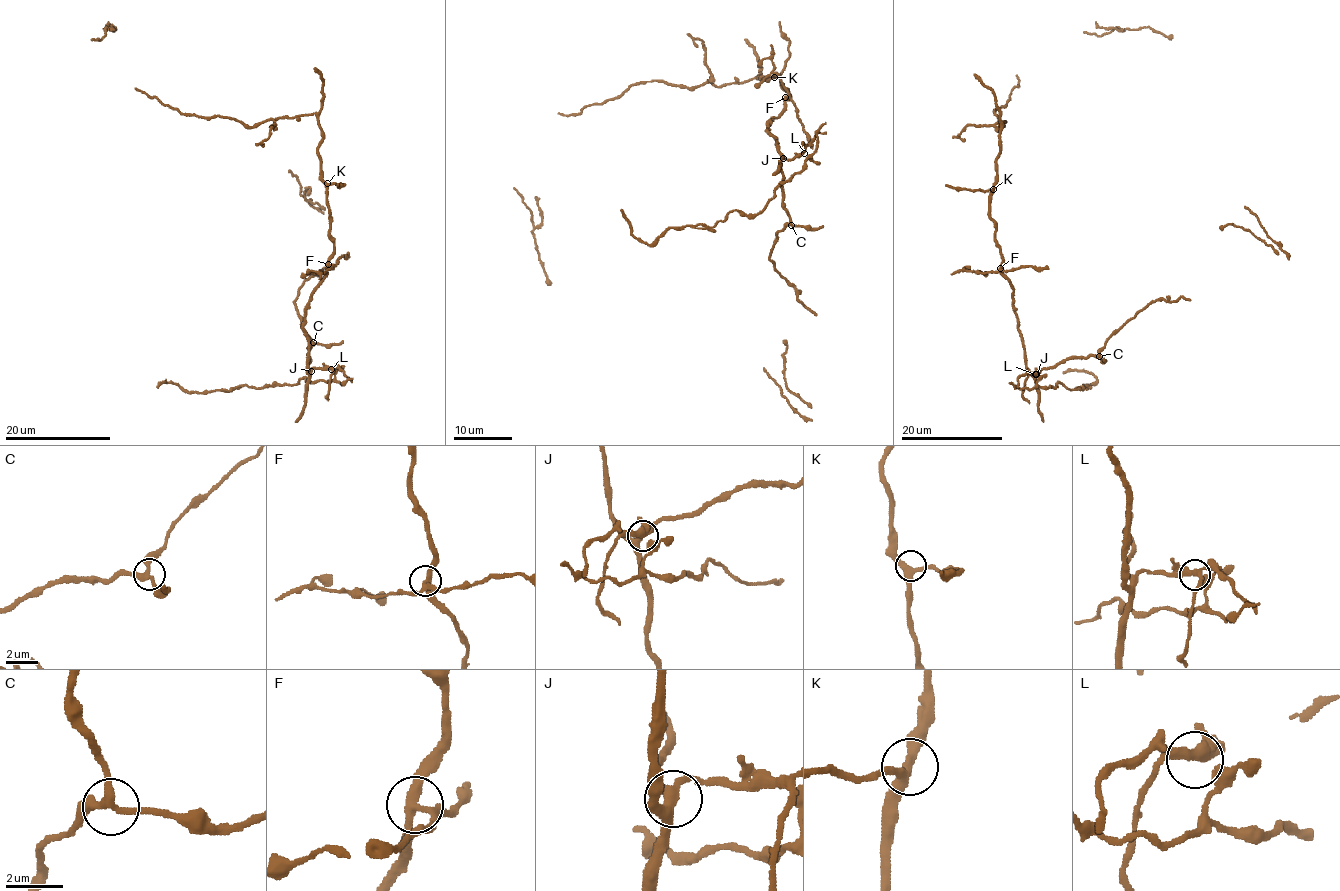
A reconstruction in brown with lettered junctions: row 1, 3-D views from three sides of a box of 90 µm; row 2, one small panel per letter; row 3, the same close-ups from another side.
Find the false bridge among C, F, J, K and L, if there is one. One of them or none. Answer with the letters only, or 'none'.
F

